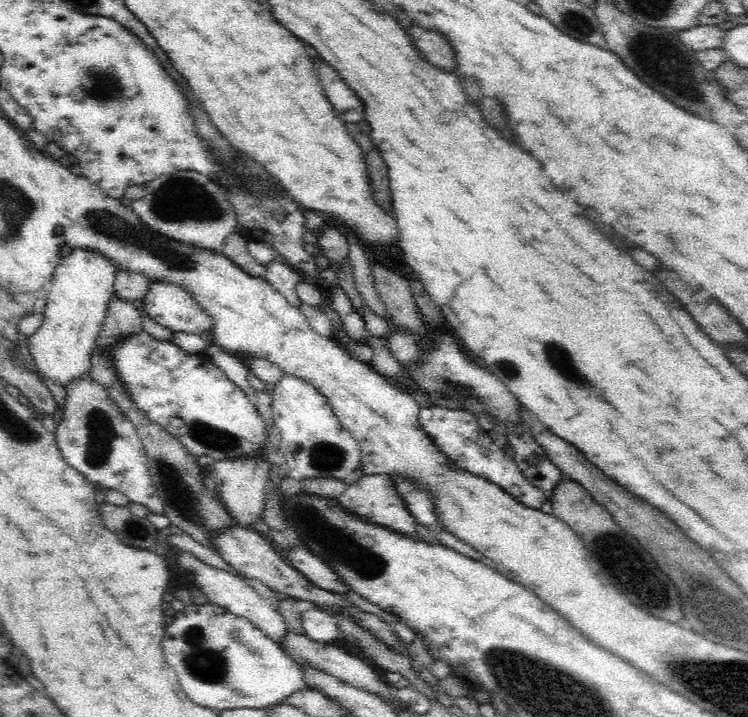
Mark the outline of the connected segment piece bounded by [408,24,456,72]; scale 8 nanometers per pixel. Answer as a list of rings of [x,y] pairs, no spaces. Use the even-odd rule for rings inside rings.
[[[422,24],[412,26],[412,30],[408,30],[408,34],[412,34],[416,48],[420,50],[422,56],[428,58],[428,62],[432,62],[434,66],[440,66],[442,70],[448,70],[448,72],[452,72],[456,68],[456,52],[452,50],[452,46],[444,34],[440,34],[438,30],[426,28]]]

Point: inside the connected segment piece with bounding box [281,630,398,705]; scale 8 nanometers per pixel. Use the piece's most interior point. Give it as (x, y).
(329, 659)

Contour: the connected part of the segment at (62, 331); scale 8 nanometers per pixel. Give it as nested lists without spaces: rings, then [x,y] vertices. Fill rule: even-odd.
[[[73,249],[67,257],[61,259],[61,263],[55,268],[53,274],[54,285],[46,299],[42,326],[28,338],[29,351],[32,355],[31,362],[35,363],[38,376],[50,378],[65,388],[69,382],[89,372],[93,349],[97,346],[97,338],[103,329],[106,314],[115,292],[113,286],[118,271],[118,267],[114,265],[112,259],[108,259],[100,251],[92,249]]]

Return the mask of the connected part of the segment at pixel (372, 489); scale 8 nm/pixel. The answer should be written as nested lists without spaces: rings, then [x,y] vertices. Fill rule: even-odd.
[[[363,474],[338,496],[337,503],[350,514],[355,514],[368,522],[395,530],[410,538],[418,538],[416,533],[418,522],[406,508],[404,499],[398,494],[393,480],[394,476],[389,474]]]

